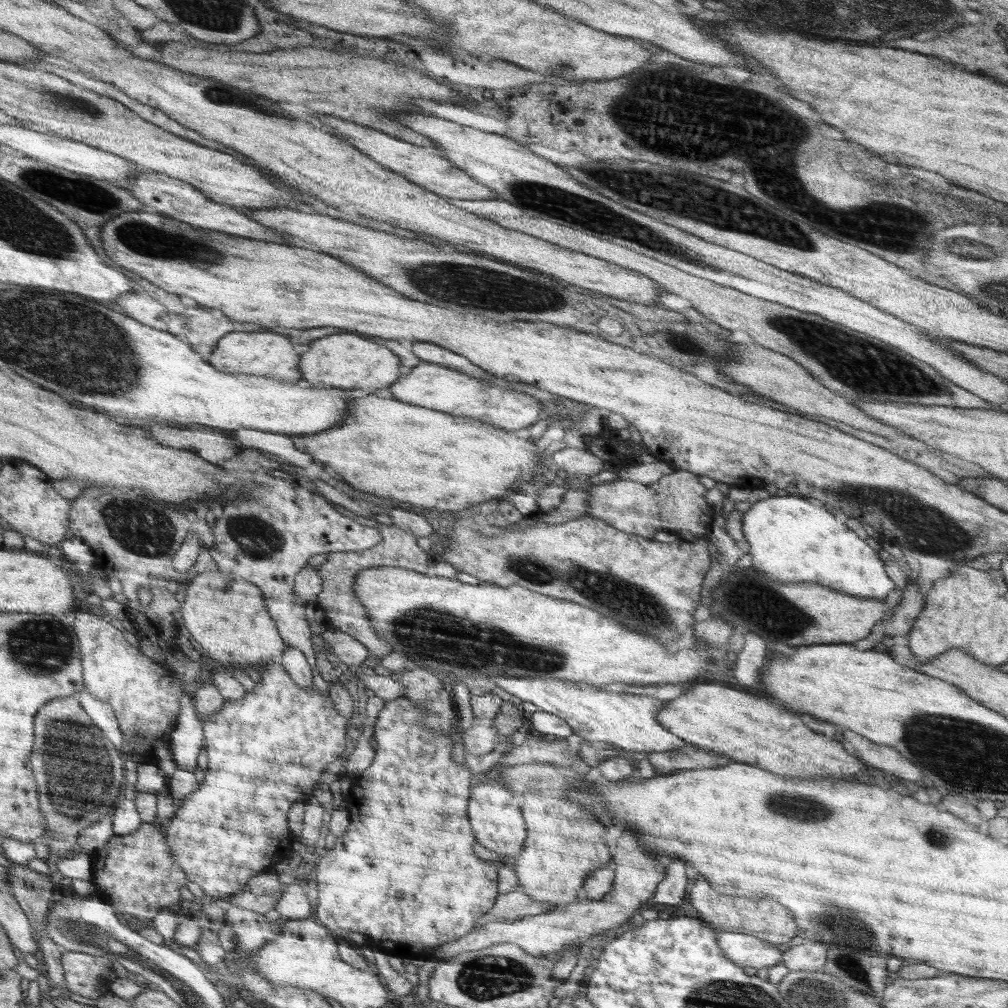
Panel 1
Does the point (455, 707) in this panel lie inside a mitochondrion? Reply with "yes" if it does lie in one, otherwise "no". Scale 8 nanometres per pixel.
no

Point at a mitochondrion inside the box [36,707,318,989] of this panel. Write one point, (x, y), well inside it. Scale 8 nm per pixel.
(79, 932)

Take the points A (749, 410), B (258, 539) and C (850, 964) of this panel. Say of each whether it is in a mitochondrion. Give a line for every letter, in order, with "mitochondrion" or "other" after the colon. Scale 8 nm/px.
A: other
B: mitochondrion
C: mitochondrion

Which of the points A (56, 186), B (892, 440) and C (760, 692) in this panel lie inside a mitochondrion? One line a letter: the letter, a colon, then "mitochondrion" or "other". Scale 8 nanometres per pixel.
A: mitochondrion
B: other
C: other

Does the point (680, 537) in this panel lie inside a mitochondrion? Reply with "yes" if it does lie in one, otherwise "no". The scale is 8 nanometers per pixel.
no

